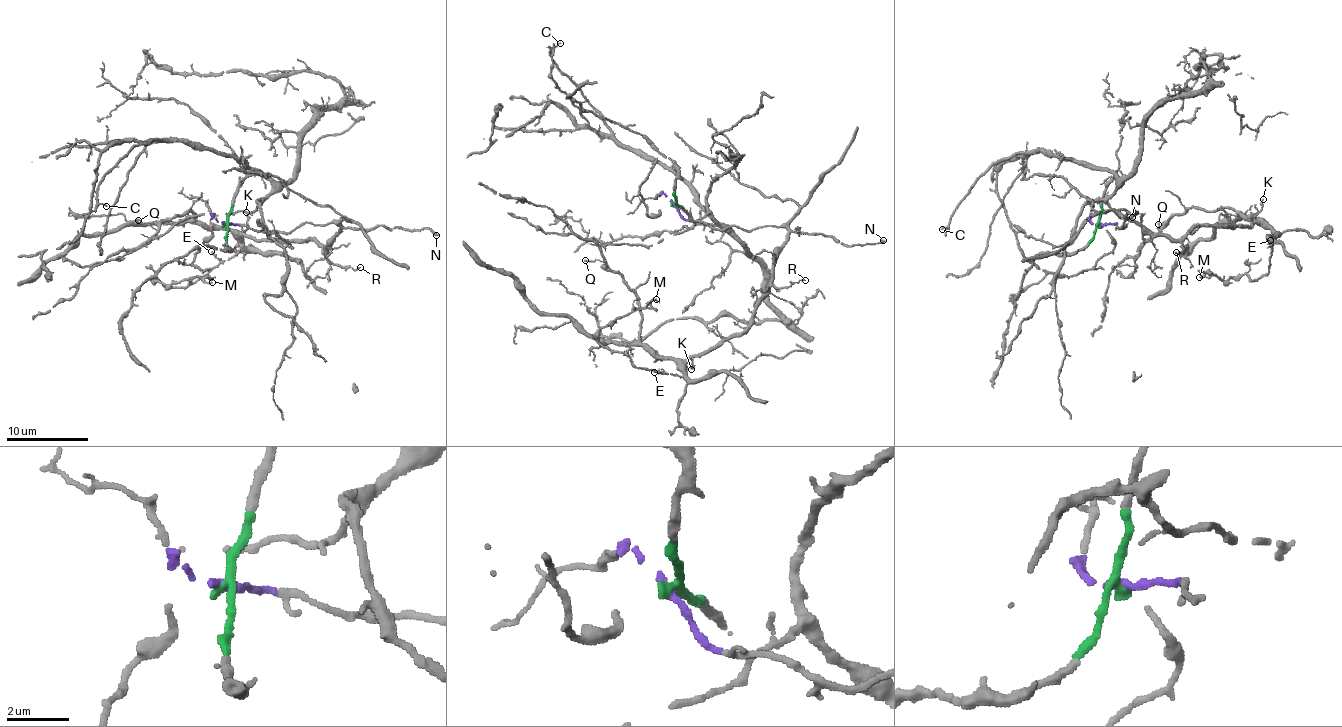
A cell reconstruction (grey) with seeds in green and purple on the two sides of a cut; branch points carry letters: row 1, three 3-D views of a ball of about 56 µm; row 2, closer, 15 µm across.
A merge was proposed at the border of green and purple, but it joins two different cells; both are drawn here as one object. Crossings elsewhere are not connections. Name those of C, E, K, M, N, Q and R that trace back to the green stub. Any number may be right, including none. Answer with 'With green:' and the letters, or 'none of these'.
With green: C

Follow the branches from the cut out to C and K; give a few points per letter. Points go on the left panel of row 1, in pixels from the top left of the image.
C: (226, 223), (236, 187), (263, 173), (175, 141), (154, 139), (128, 153), (99, 183), (97, 201), (107, 206)
K: (226, 223), (292, 233), (304, 225), (336, 222), (341, 228), (326, 252), (312, 239), (251, 237), (247, 212)

